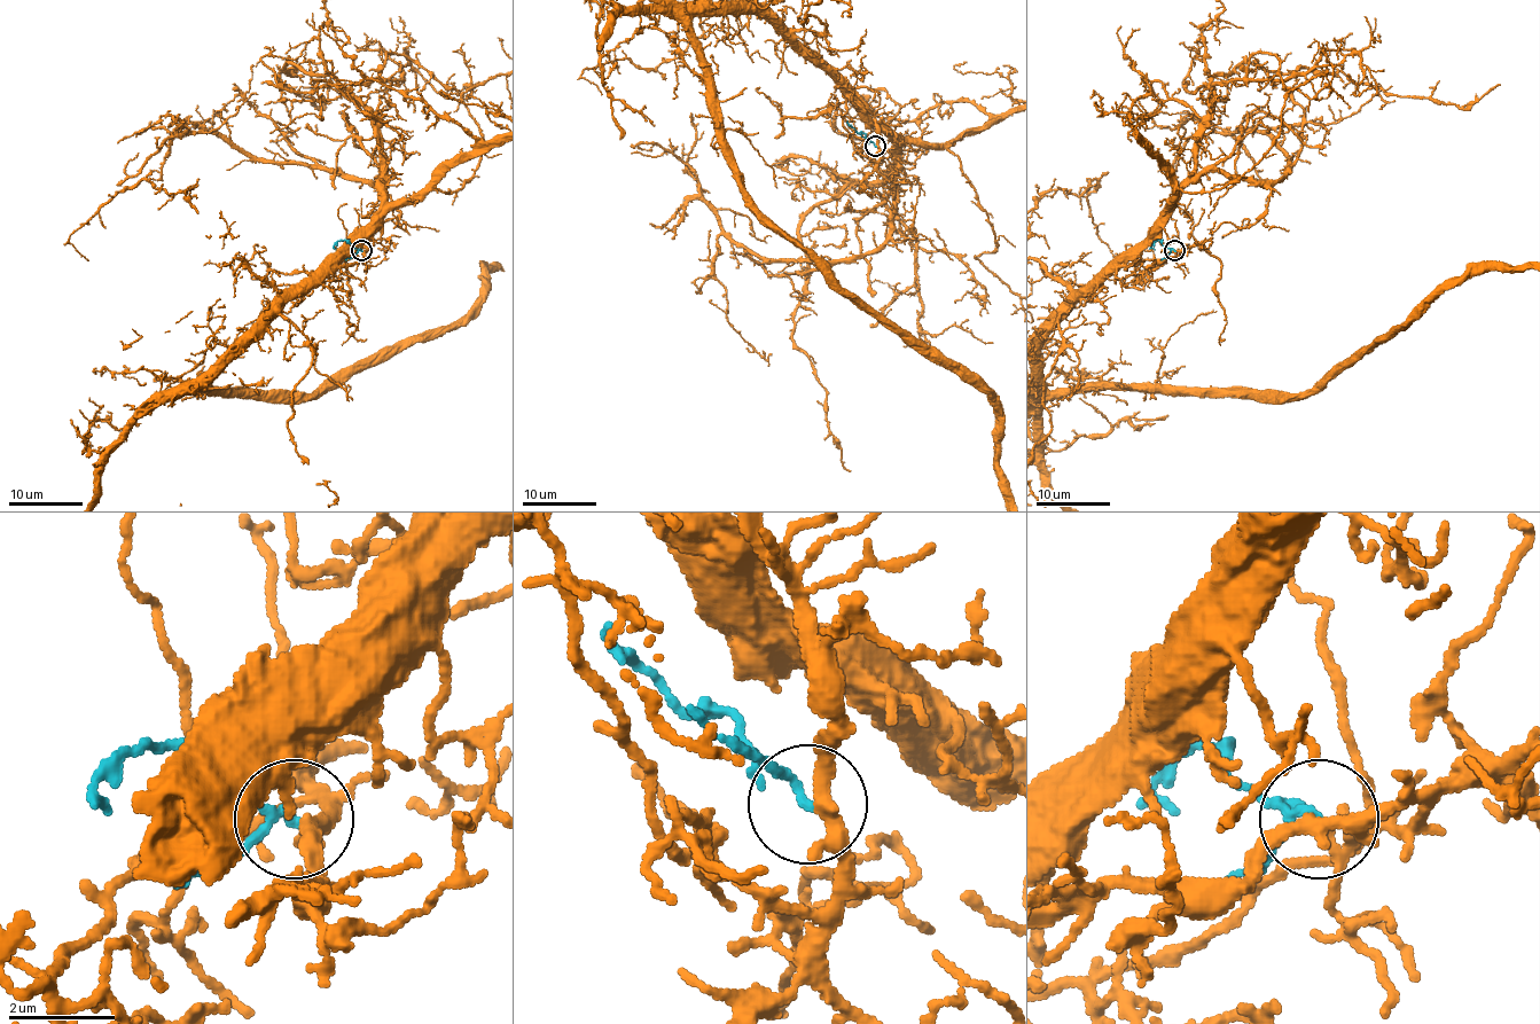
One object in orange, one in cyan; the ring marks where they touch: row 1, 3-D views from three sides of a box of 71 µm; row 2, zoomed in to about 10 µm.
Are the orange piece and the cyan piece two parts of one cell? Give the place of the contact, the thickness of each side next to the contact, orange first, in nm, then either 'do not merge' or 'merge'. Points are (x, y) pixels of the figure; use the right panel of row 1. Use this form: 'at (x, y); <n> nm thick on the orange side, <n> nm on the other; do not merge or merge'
at (1174, 250); 240 nm thick on the orange side, 130 nm on the other; merge

